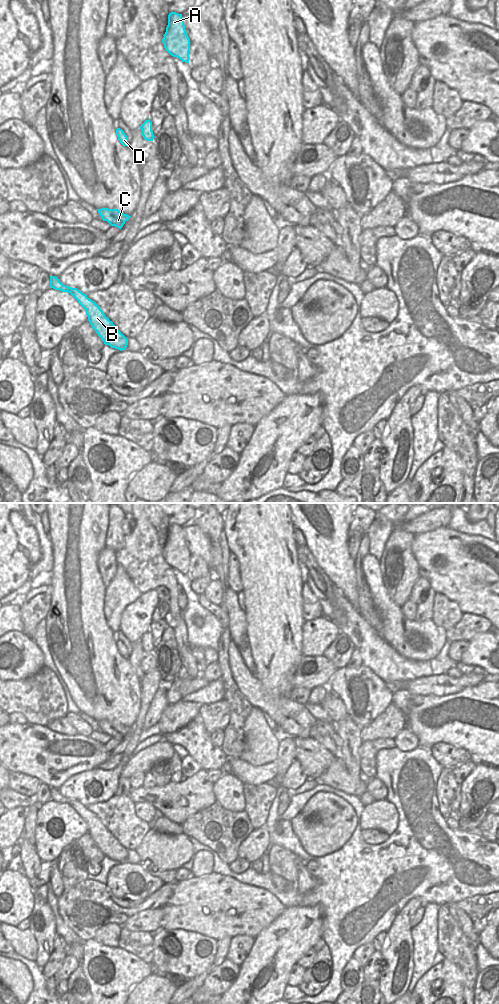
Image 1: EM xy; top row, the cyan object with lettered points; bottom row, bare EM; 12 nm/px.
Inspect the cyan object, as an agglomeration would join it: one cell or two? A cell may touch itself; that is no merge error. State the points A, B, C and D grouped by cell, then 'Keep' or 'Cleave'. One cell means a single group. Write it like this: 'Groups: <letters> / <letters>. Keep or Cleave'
Groups: A B C D. Keep.

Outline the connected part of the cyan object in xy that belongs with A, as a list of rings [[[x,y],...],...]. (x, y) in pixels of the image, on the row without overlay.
[[[171,524],[162,555],[165,562],[182,574],[189,575],[190,551],[186,545],[182,526]]]

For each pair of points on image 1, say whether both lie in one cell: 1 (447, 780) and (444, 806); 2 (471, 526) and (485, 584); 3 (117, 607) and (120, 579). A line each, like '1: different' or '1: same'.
1: same
2: different
3: same

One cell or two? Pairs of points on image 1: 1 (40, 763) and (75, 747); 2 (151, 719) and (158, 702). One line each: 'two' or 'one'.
1: one
2: one

